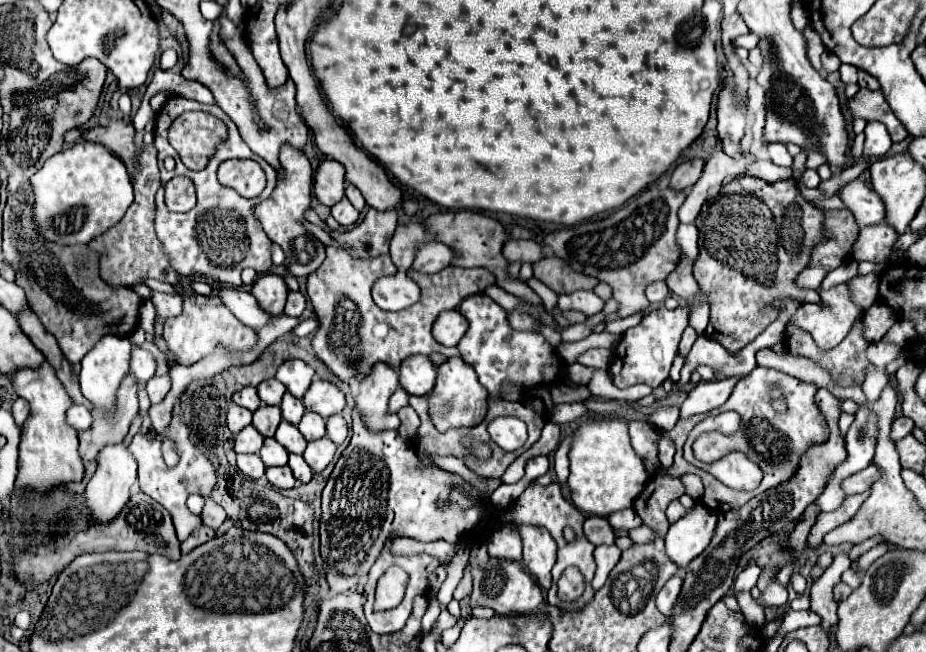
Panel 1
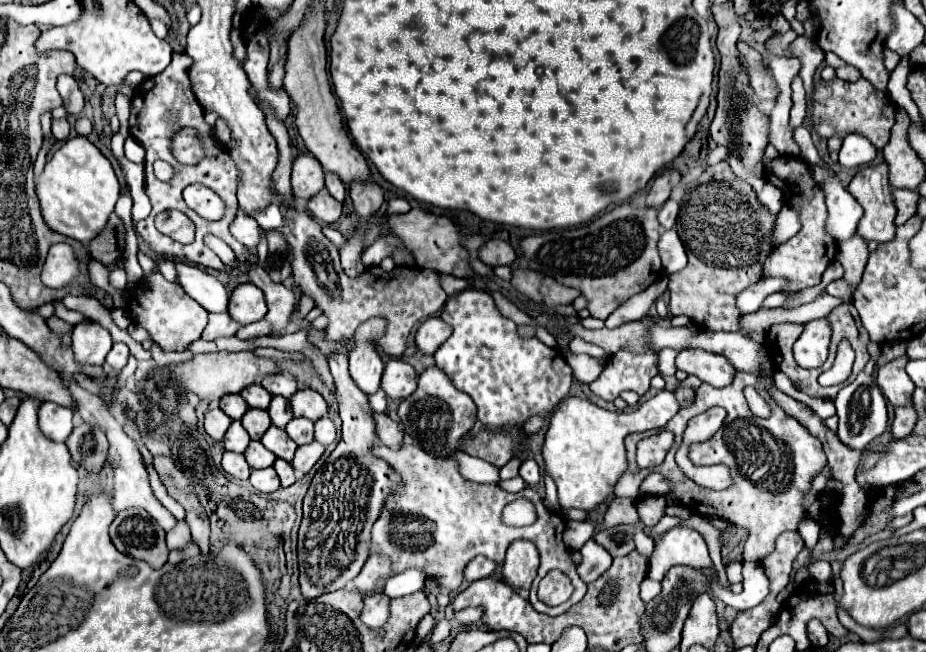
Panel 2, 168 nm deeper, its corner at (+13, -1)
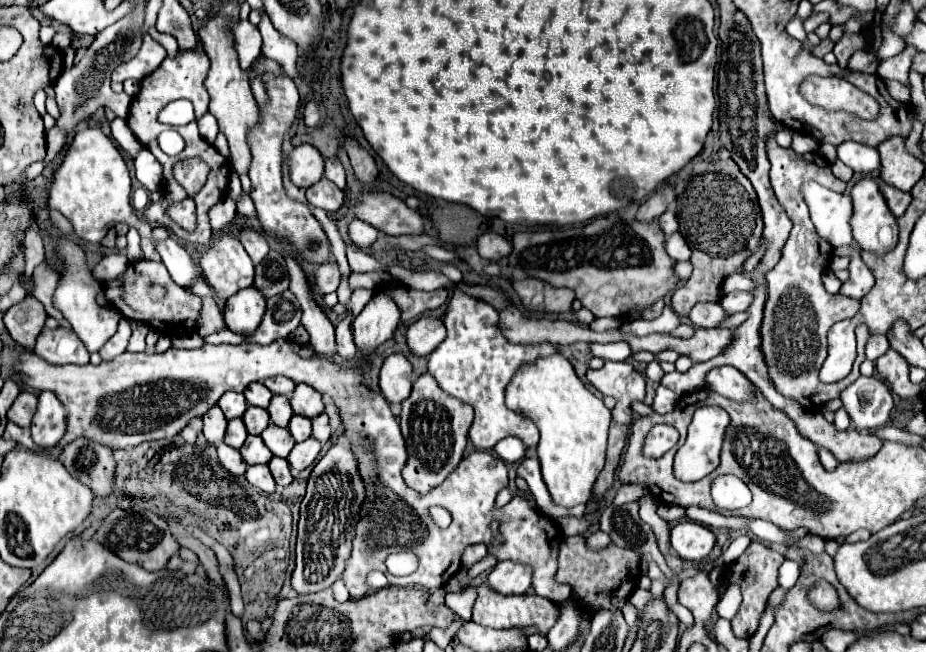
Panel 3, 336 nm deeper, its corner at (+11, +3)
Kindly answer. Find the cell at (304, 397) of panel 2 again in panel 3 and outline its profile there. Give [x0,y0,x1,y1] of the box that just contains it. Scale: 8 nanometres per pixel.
[290,384,324,418]

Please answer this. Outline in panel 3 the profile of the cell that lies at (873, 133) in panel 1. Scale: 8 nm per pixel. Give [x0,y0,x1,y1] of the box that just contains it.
[838,142,880,174]

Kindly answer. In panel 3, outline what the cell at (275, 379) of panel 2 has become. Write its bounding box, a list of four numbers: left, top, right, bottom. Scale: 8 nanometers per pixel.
[264,376,296,396]

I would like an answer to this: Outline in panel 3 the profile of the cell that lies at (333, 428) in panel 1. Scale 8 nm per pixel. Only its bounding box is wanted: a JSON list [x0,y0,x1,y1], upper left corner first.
[312,412,332,444]

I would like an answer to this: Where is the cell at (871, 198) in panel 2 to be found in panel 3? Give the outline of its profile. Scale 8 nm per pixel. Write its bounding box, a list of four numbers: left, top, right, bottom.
[850,176,898,254]

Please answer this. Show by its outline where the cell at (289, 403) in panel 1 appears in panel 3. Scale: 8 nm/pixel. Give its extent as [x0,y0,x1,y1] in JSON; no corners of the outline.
[268,396,294,426]

